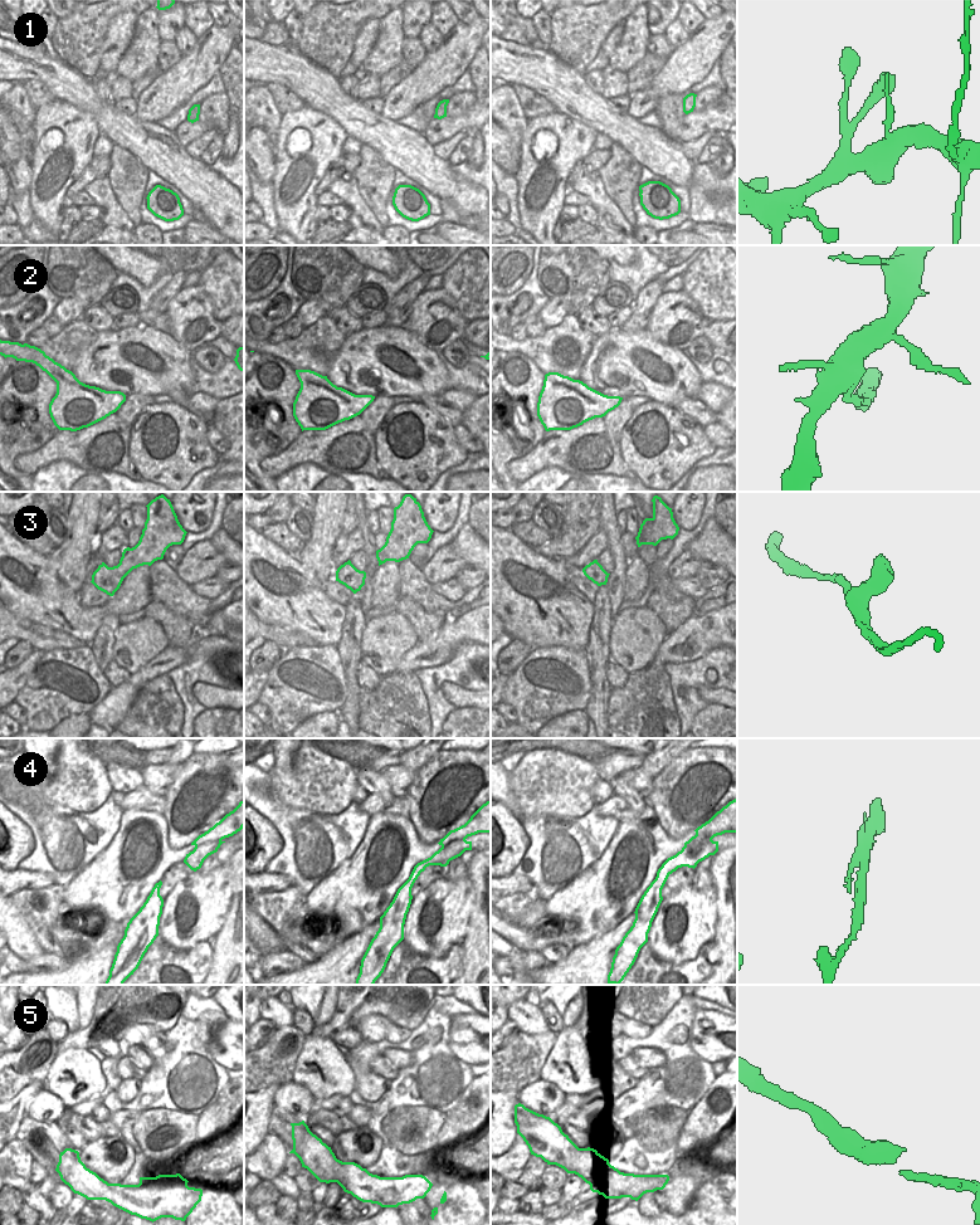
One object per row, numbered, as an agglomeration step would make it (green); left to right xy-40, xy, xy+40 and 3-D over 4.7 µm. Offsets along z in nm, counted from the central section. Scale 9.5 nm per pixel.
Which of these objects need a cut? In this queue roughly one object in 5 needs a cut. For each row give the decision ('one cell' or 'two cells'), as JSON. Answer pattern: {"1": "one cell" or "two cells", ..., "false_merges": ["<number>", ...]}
{"1": "one cell", "2": "one cell", "3": "one cell", "4": "one cell", "5": "two cells", "false_merges": ["5"]}

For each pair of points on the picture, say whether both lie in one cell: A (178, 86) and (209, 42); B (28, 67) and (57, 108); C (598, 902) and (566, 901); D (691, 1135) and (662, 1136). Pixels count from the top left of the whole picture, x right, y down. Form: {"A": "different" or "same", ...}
{"A": "same", "B": "different", "C": "same", "D": "different"}

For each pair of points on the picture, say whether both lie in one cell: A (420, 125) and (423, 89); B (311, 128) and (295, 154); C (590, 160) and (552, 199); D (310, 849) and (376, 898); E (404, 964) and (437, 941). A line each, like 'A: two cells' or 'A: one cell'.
A: two cells
B: one cell
C: two cells
D: two cells
E: two cells

